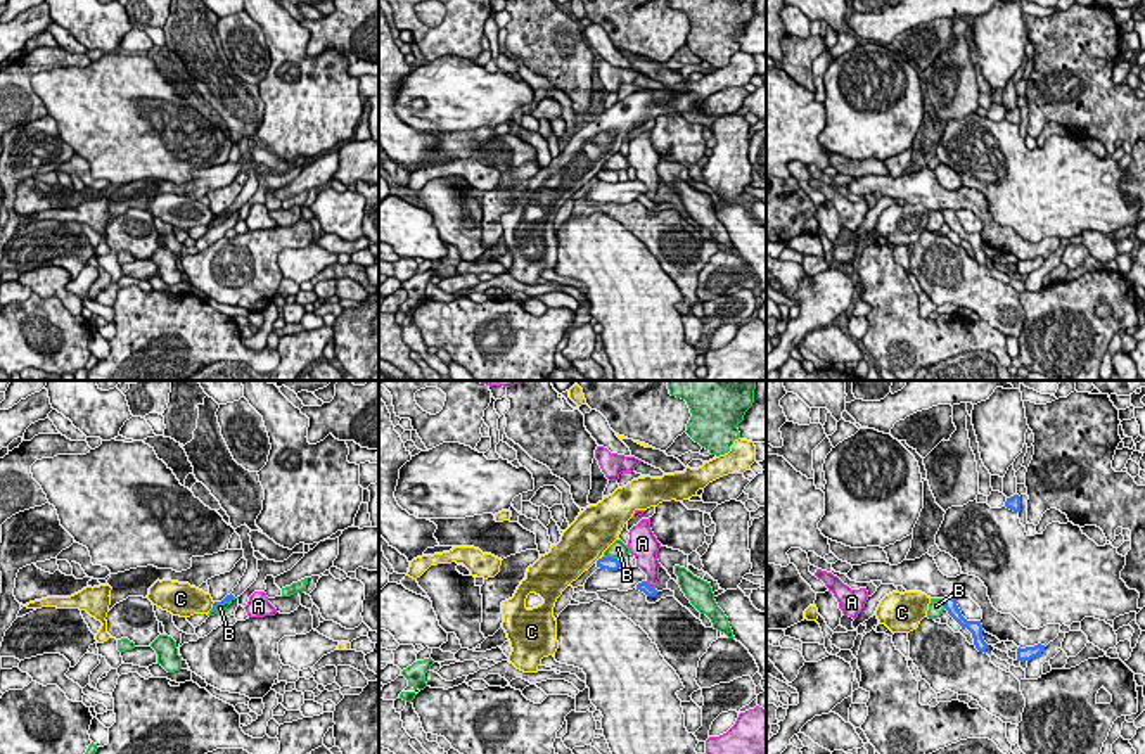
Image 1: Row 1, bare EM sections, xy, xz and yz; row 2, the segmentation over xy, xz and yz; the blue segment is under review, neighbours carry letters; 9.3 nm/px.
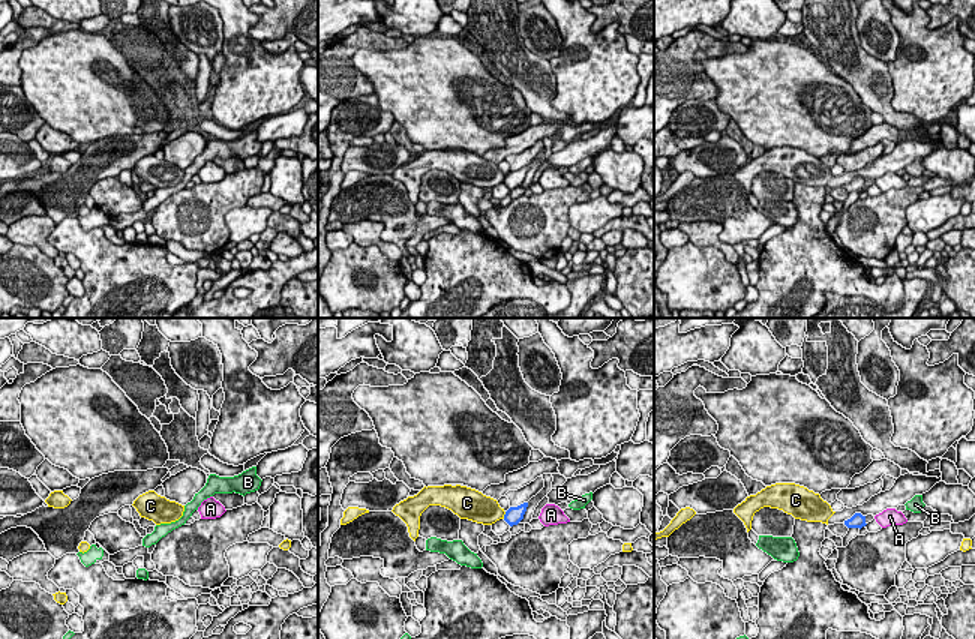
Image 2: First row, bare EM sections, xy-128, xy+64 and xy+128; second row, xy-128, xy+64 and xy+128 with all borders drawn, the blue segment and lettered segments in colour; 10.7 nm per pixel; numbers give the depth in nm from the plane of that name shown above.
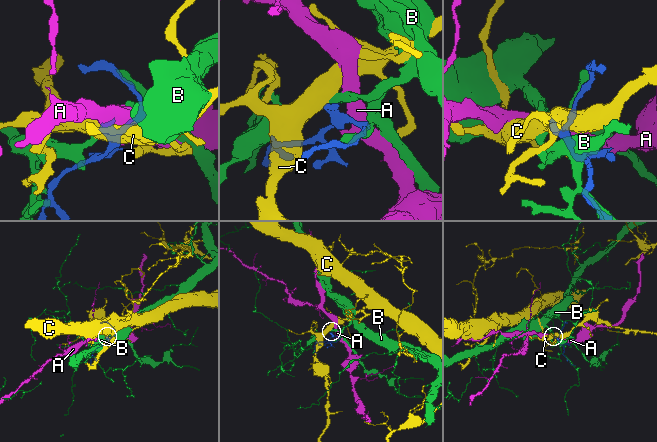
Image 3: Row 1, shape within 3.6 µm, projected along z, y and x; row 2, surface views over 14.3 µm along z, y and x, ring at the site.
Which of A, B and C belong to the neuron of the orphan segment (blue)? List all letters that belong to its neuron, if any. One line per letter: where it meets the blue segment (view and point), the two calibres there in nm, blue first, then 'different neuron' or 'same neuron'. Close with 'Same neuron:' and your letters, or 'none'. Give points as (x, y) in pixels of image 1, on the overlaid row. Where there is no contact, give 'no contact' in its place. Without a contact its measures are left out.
A: xz (647, 585) | 90/190 nm | different neuron
B: xz (611, 557) | 130/160 nm | different neuron
C: xz (599, 559) | 130/400 nm | different neuron
Same neuron: none

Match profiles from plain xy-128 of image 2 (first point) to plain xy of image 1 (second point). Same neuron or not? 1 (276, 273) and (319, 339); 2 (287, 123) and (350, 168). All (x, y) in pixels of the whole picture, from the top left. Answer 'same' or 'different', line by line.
1: same
2: different

